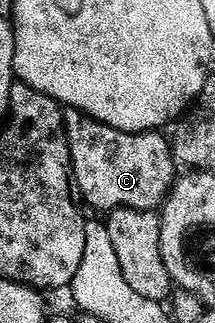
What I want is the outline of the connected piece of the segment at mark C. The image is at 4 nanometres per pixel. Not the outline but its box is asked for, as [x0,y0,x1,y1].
[64,109,178,211]

